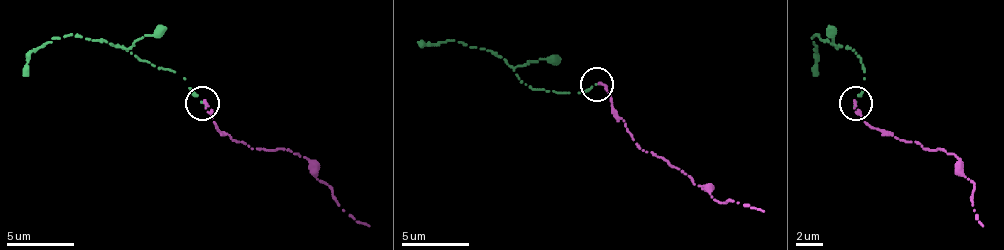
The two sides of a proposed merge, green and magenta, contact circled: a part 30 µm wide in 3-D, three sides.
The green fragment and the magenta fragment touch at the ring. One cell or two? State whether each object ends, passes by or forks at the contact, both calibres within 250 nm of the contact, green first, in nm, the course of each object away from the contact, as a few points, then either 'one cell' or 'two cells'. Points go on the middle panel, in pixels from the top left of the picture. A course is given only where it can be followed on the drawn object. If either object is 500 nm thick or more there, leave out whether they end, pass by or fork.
green ends | magenta ends | 170/200 nm | green via (596, 85), (579, 92), (531, 88), (501, 58), (467, 44), (416, 41) | magenta via (599, 85), (629, 136), (721, 203), (727, 200), (765, 210) | one cell

